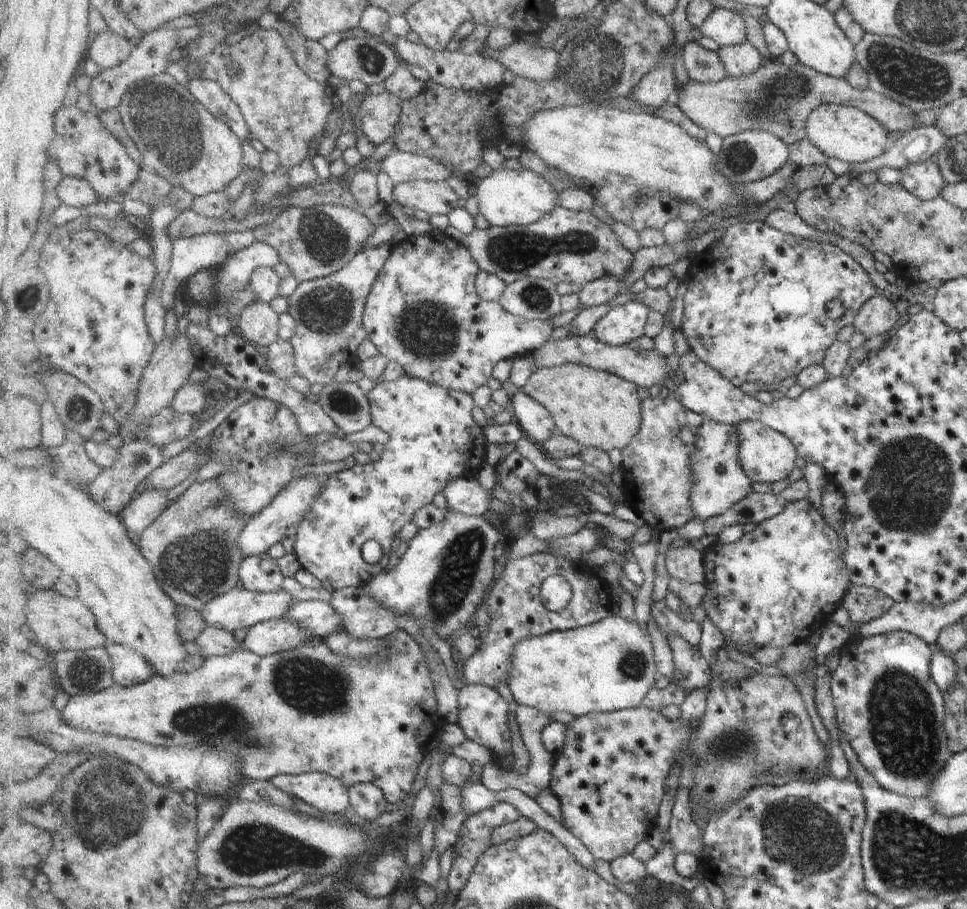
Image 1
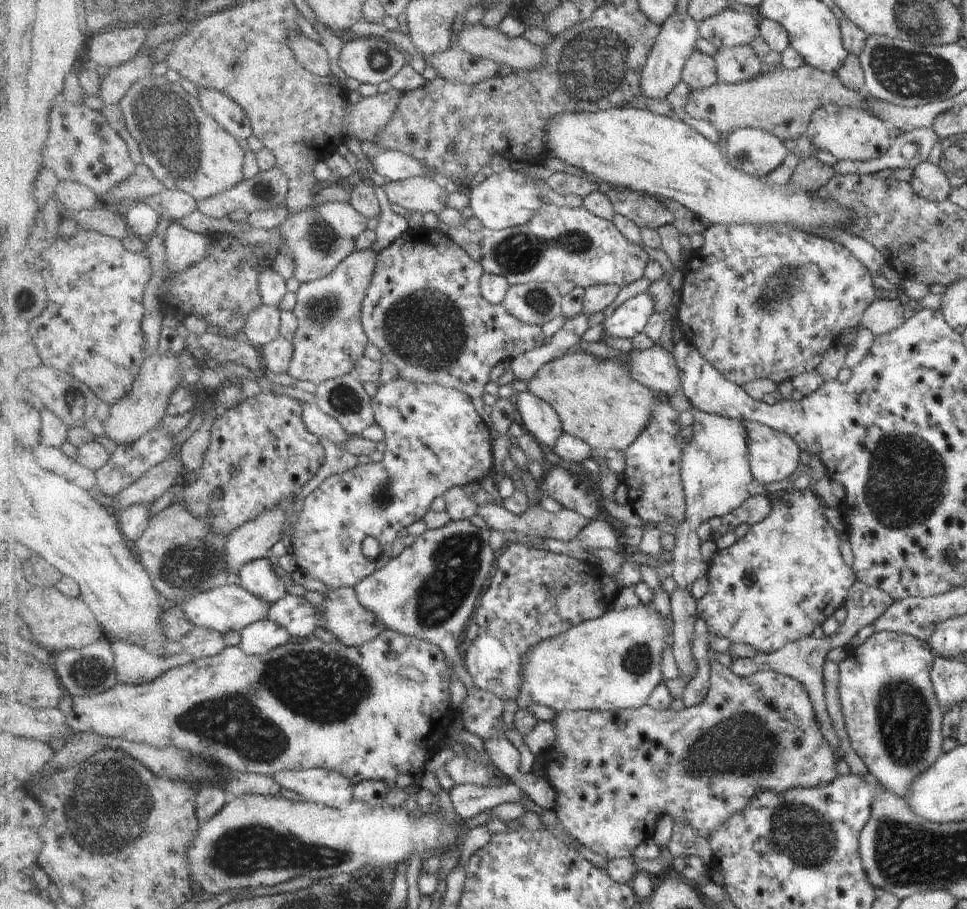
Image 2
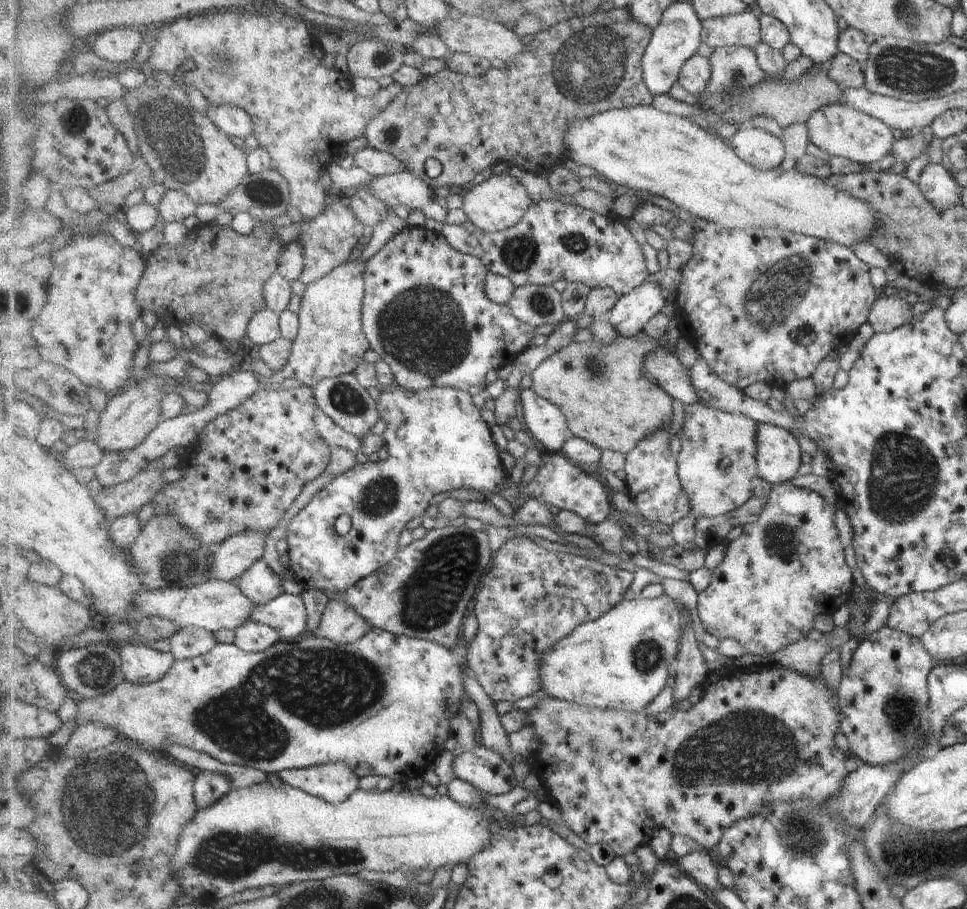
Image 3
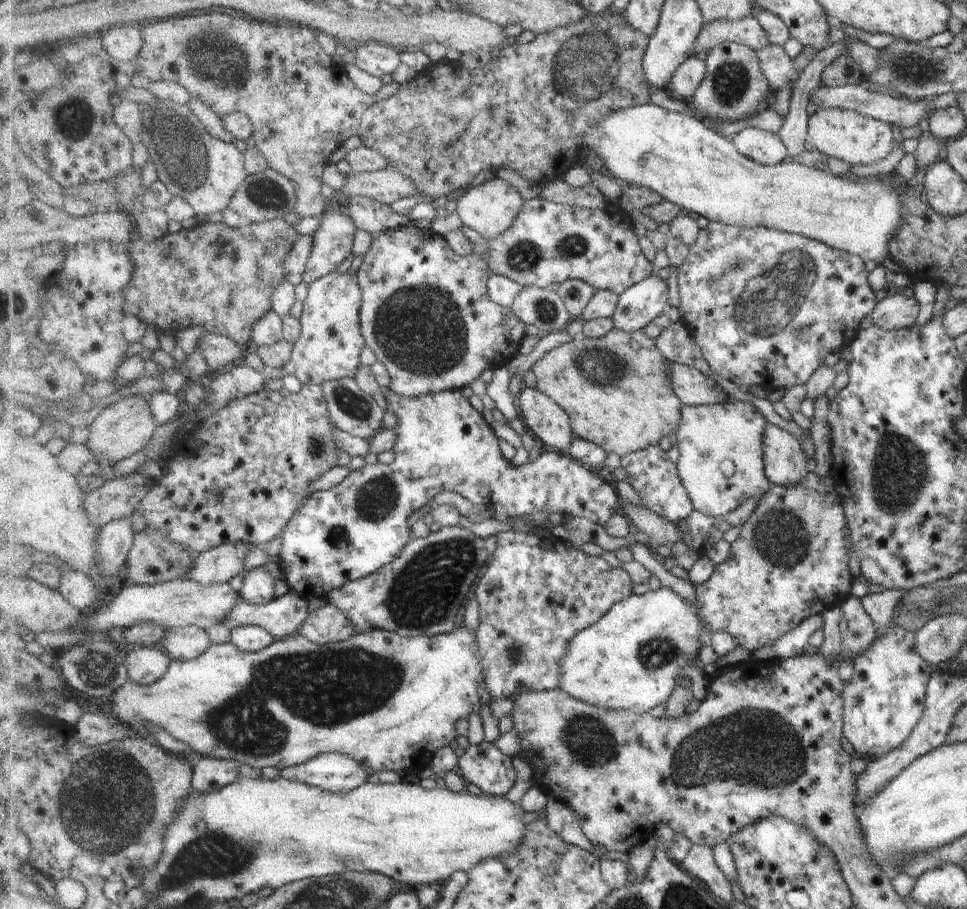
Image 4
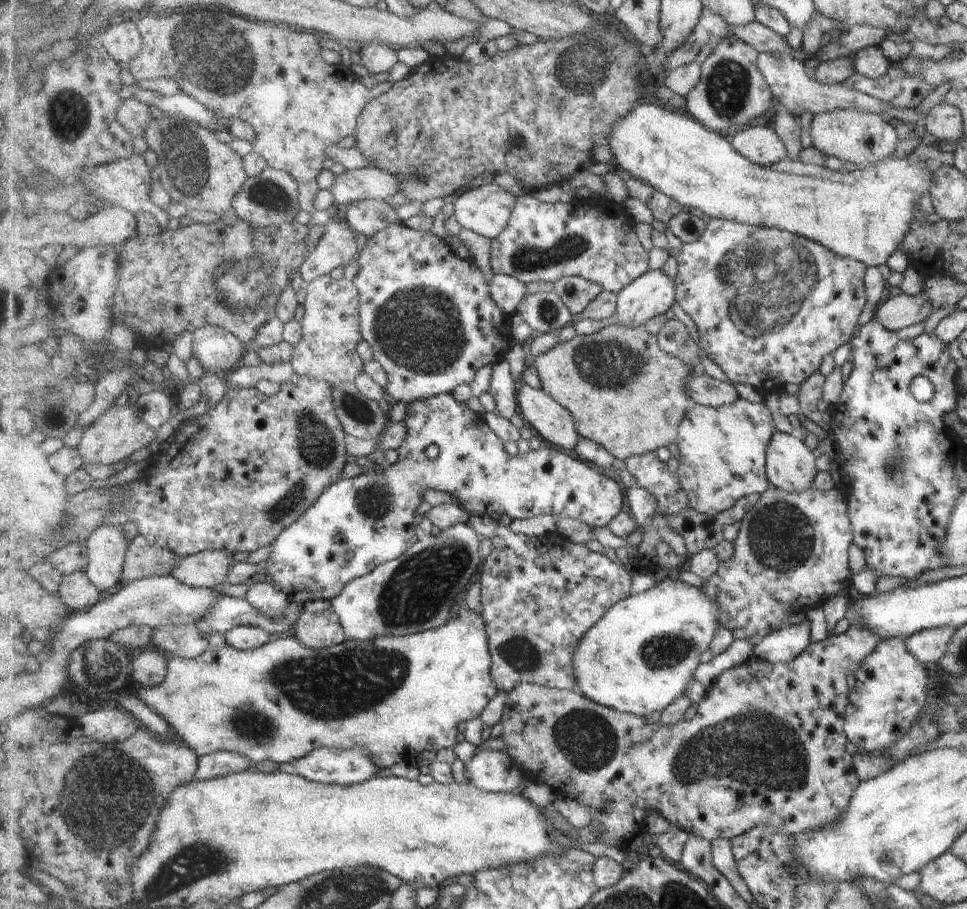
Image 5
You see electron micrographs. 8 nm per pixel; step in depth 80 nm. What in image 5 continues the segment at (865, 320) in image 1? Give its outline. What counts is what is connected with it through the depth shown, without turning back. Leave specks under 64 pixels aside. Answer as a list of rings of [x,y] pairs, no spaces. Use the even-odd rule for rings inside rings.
[[[899,293],[885,297],[884,302],[876,309],[872,318],[884,329],[895,333],[909,325],[917,324],[929,316],[931,305],[927,299],[917,295]]]

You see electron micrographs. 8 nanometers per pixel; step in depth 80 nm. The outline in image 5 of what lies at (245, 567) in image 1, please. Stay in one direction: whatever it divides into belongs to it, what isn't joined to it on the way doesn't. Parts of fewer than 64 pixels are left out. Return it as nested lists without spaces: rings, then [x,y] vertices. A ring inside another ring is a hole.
[[[253,582],[248,586],[246,599],[256,608],[270,617],[282,617],[288,611],[290,598],[283,590],[277,590],[266,582]]]

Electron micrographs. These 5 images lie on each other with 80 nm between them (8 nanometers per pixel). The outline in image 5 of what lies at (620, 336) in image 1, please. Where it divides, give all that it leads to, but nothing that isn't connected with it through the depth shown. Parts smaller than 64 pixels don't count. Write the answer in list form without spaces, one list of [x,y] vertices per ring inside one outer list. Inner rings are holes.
[[[661,269],[649,271],[618,293],[618,322],[621,325],[645,326],[675,304],[676,281]]]

